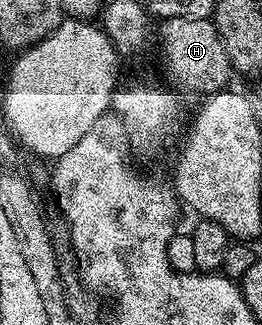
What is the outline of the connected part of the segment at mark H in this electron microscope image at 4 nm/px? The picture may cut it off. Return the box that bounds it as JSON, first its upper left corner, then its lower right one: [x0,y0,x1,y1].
[158,16,234,94]

